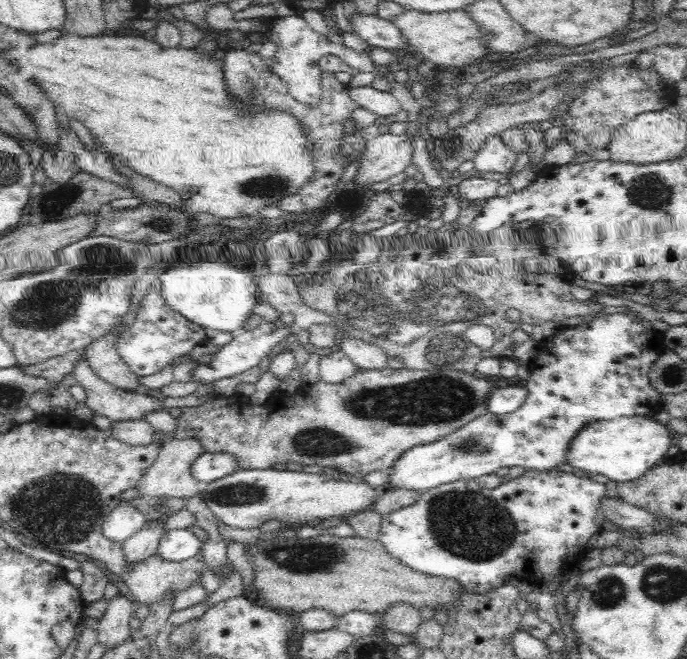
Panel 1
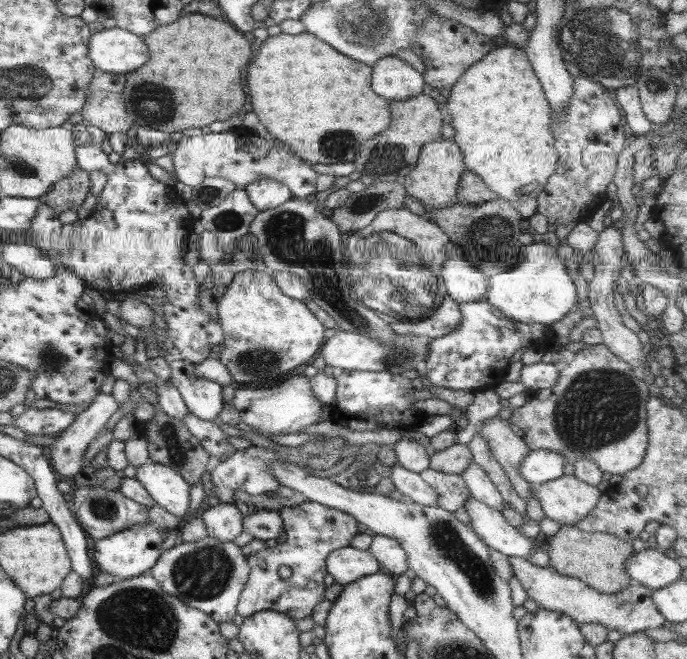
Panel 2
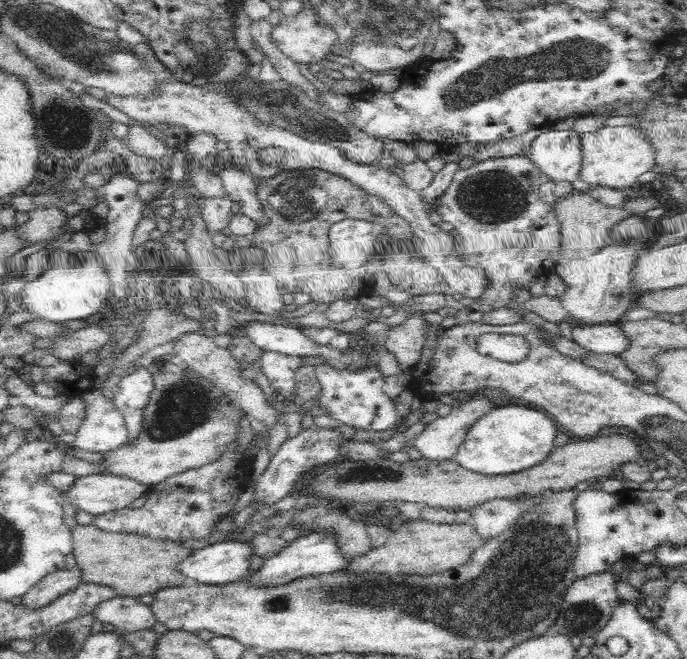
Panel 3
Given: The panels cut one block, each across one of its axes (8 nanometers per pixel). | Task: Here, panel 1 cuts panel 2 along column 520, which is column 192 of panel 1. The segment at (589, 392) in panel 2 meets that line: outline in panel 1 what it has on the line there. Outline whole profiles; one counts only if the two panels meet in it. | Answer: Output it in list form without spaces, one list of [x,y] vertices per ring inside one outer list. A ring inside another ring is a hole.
[[[451,365],[442,366],[438,369],[426,369],[421,371],[410,370],[409,368],[390,368],[384,366],[384,368],[374,368],[374,370],[357,369],[356,372],[352,372],[352,376],[340,380],[334,384],[319,380],[314,384],[303,385],[299,392],[296,392],[294,396],[285,394],[281,389],[273,392],[272,396],[264,404],[256,404],[252,402],[252,399],[248,396],[236,393],[230,396],[216,395],[207,401],[204,401],[201,405],[195,408],[184,408],[183,413],[174,418],[174,432],[170,436],[170,439],[174,440],[193,440],[200,441],[203,452],[212,454],[230,454],[237,460],[238,470],[266,470],[273,469],[277,464],[294,463],[297,465],[306,466],[319,466],[323,469],[329,468],[332,470],[340,471],[350,477],[356,477],[362,479],[368,473],[373,471],[386,472],[395,464],[395,461],[404,452],[410,451],[410,448],[421,446],[422,444],[431,444],[444,436],[462,428],[464,424],[468,424],[474,418],[482,416],[486,413],[486,396],[488,392],[492,390],[493,386],[487,378],[483,376],[470,375],[462,373],[462,371],[454,370]]]

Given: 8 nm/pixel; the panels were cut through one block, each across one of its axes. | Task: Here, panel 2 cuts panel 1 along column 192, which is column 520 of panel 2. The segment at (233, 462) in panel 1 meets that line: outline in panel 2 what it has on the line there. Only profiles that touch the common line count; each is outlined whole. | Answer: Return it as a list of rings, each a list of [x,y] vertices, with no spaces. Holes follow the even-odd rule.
[[[549,450],[529,451],[517,466],[519,477],[529,486],[543,484],[563,476],[565,460],[561,455]]]

